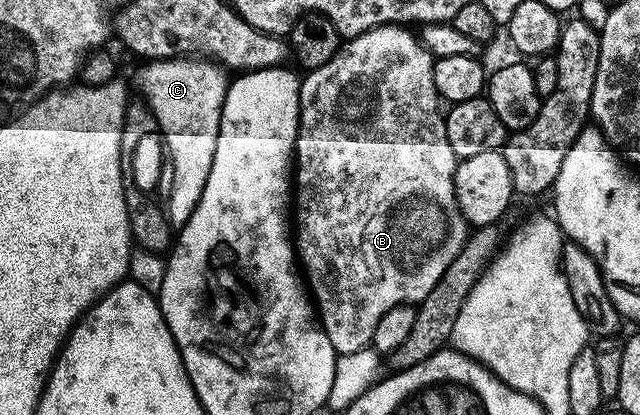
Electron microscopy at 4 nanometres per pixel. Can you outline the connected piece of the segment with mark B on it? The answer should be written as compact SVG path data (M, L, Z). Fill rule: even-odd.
M394 23L381 25L378 29L369 29L357 37L350 37L330 61L323 63L323 67L308 70L301 81L301 120L297 122L295 150L295 252L307 288L315 302L320 323L337 354L366 348L372 342L375 323L379 323L379 319L383 319L387 311L397 305L416 306L423 300L431 291L431 287L435 287L435 283L443 279L443 271L451 267L451 259L459 255L467 236L467 222L457 206L453 186L453 173L457 169L459 158L455 151L451 151L451 143L447 139L443 102L437 95L433 78L435 58L421 44L416 32L408 33L405 29L408 28L404 24Z

